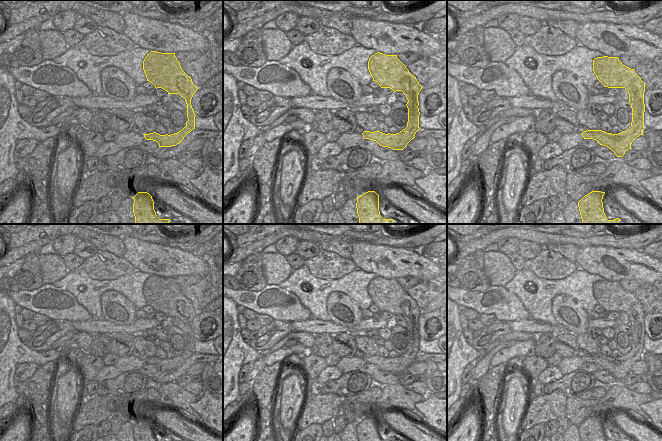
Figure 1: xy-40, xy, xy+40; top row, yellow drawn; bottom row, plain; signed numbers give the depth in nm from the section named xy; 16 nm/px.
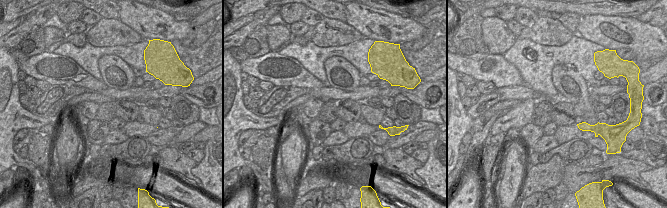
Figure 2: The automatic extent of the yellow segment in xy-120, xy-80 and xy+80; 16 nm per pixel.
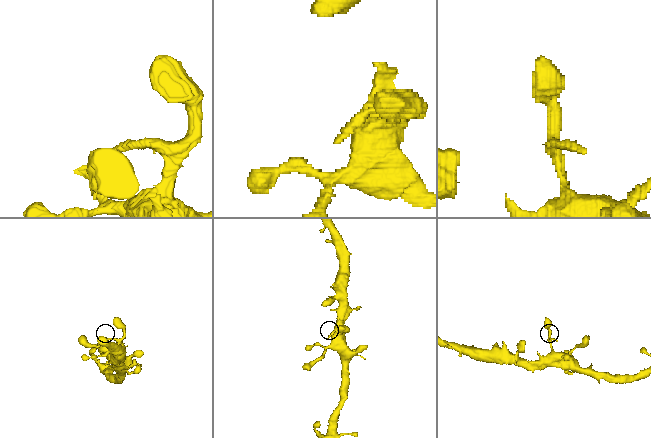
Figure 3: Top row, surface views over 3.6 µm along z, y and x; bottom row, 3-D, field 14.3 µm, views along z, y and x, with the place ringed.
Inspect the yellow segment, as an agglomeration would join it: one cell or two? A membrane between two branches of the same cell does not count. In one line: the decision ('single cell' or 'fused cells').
single cell

